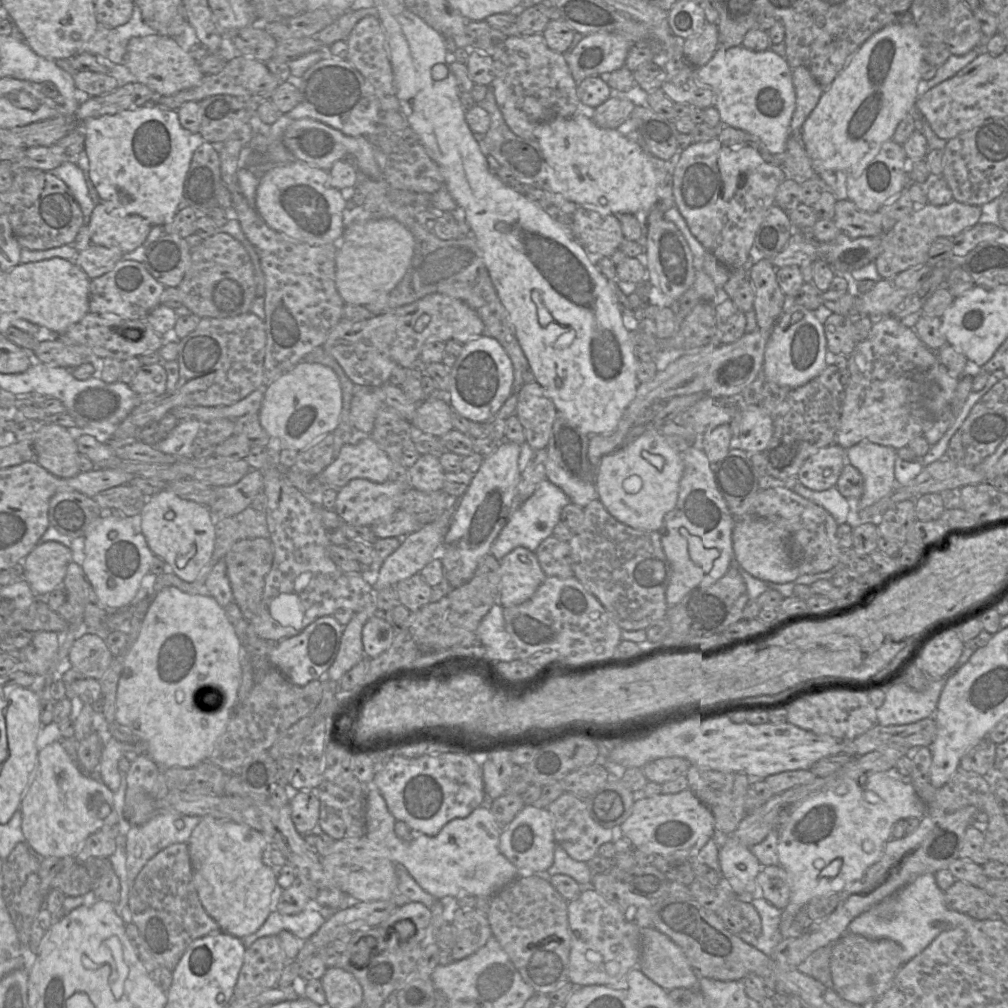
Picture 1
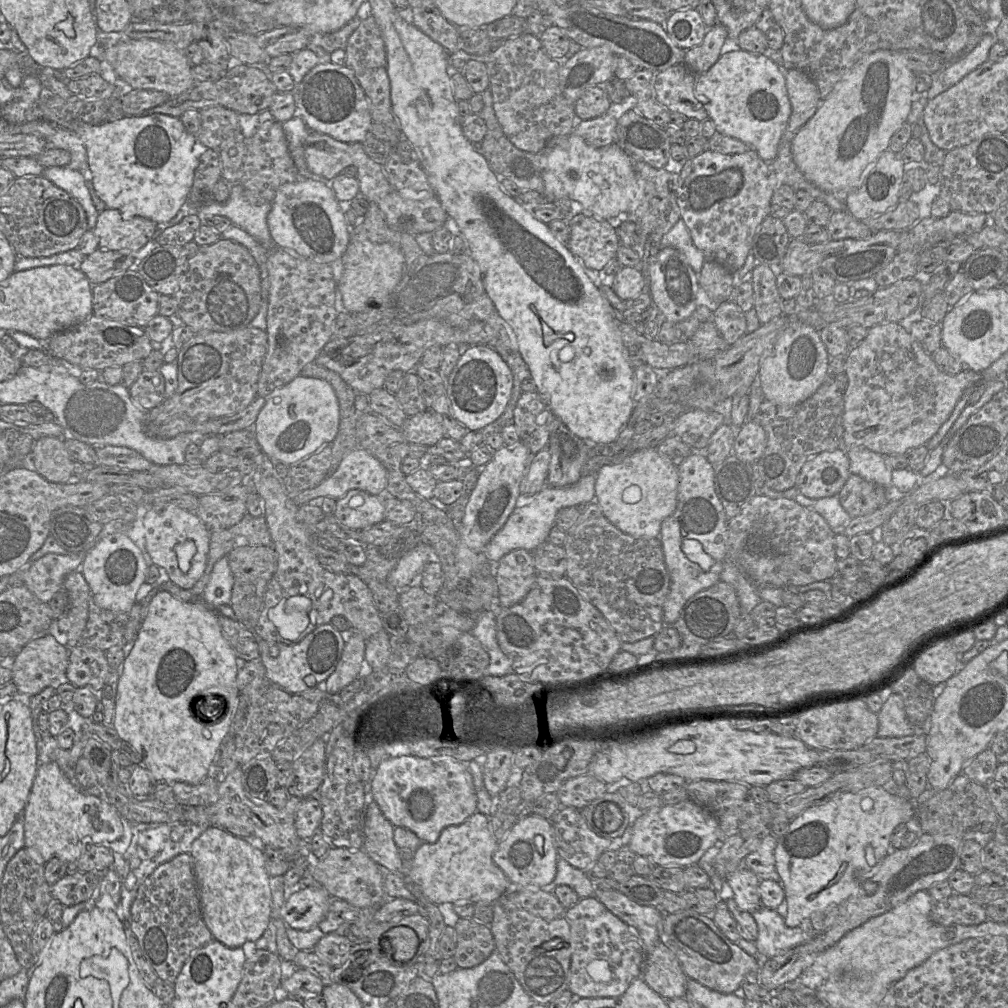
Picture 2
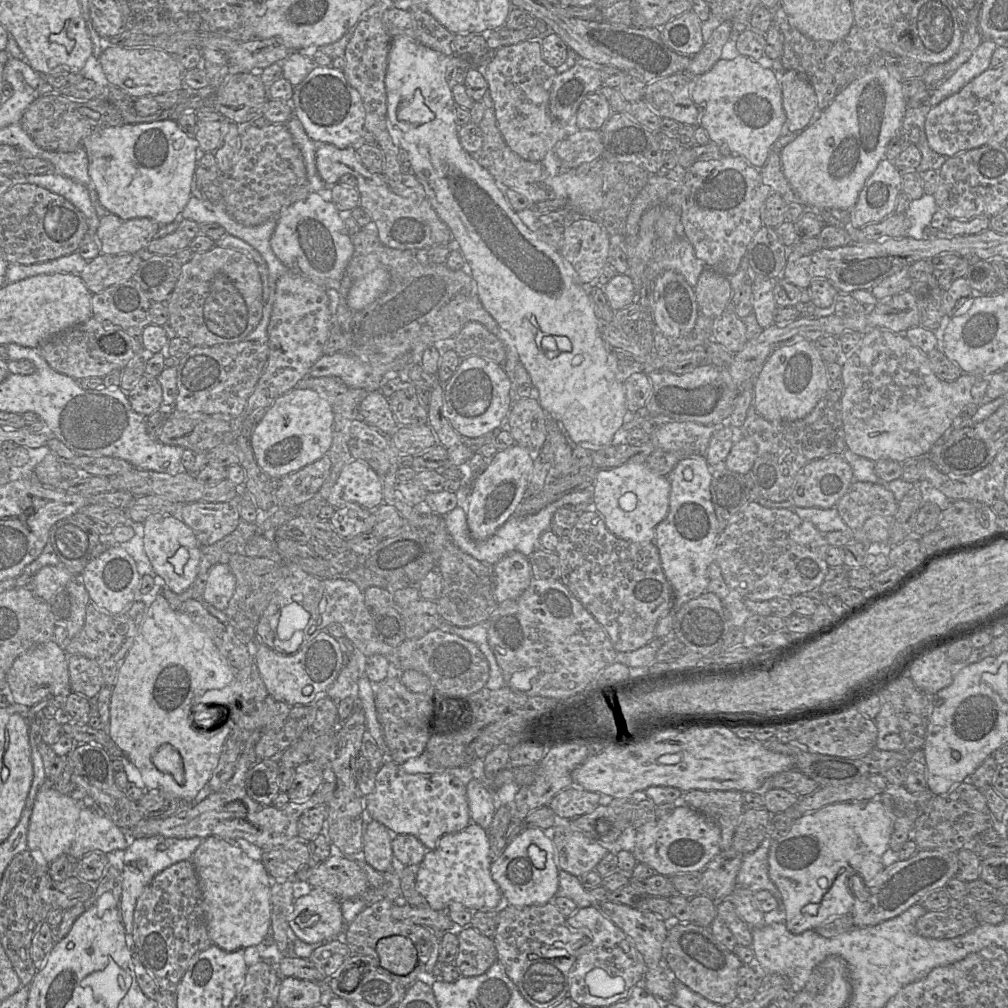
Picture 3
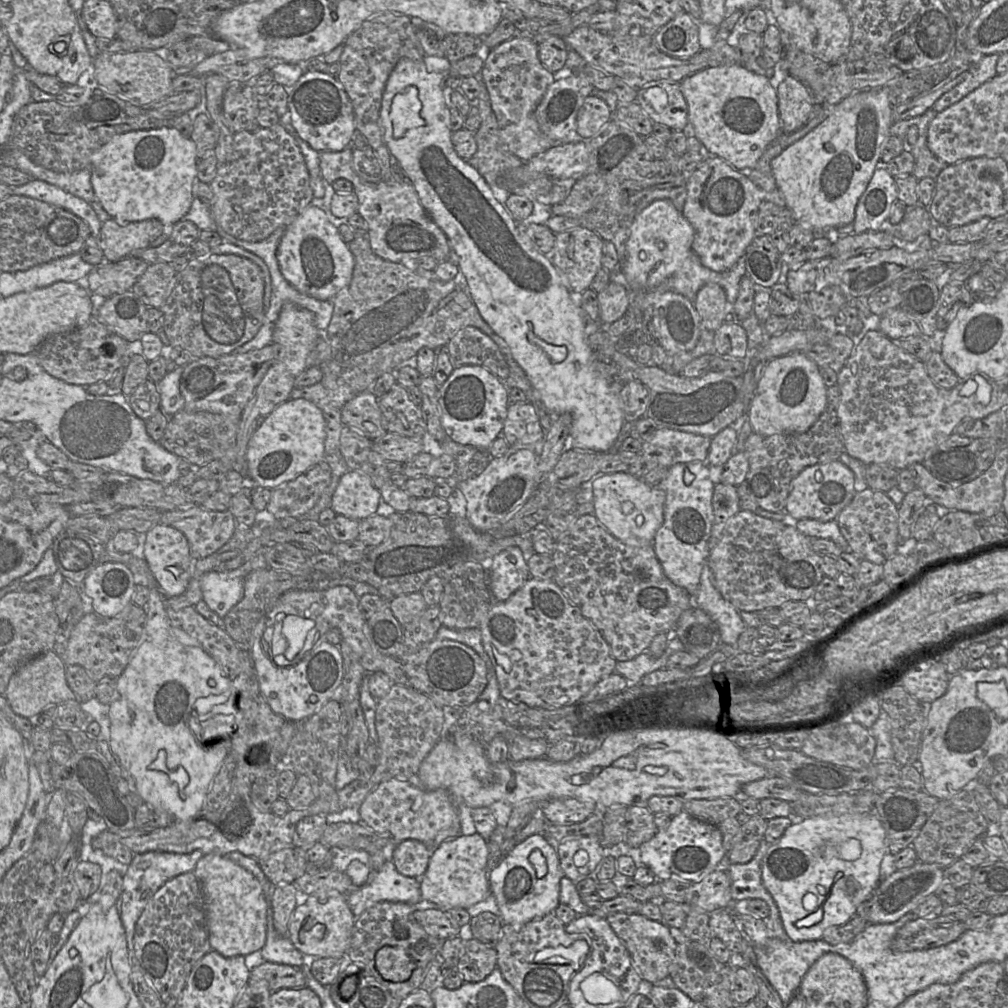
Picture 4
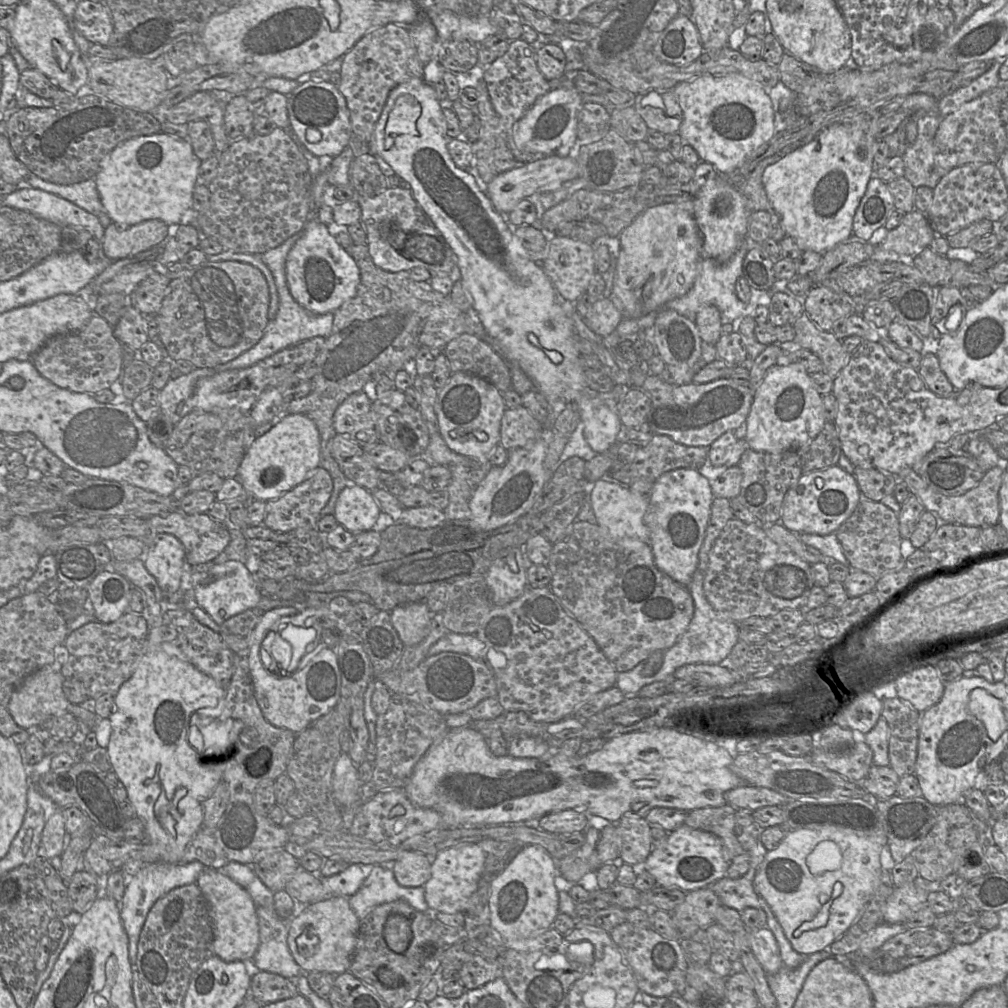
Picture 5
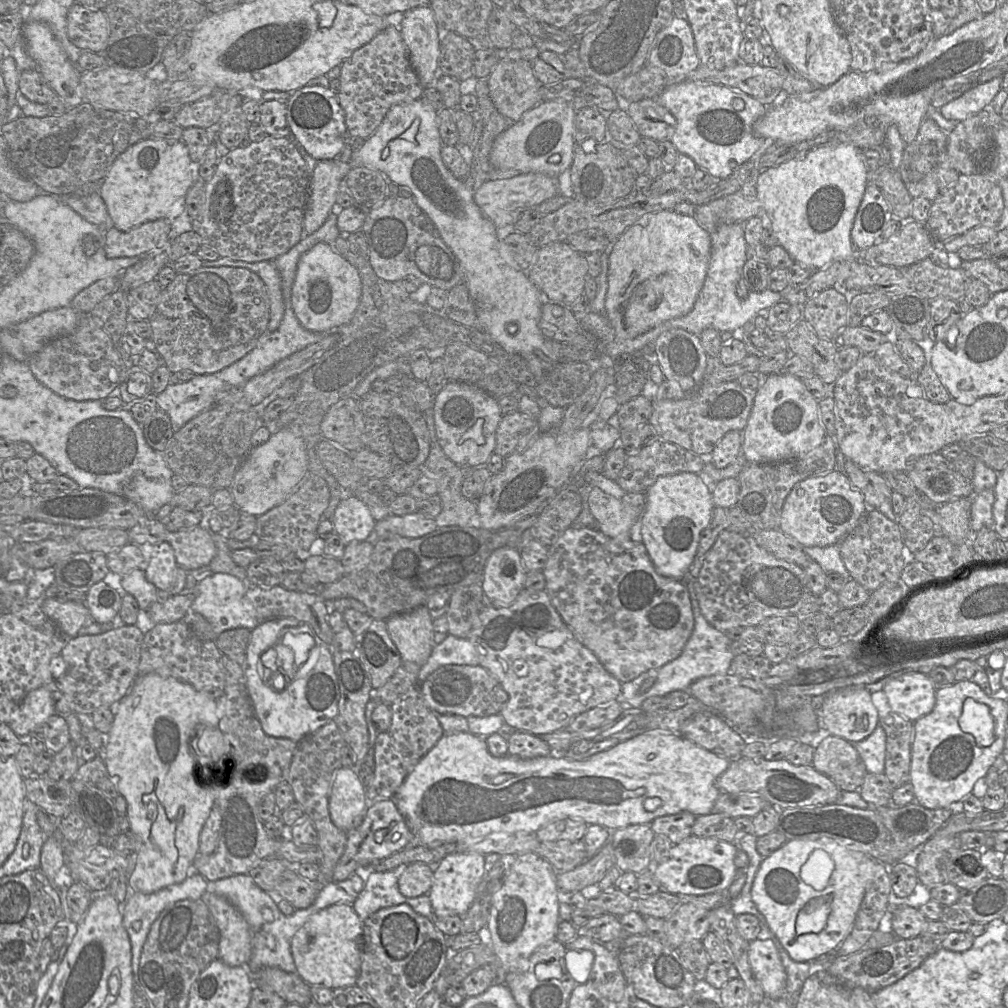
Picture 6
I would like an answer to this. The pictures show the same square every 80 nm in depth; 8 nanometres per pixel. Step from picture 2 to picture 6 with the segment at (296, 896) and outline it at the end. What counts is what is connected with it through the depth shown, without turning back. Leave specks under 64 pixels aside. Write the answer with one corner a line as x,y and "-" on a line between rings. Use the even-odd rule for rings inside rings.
335,904
312,914
291,940
297,974
310,986
323,985
332,990
357,985
362,962
363,921
352,905

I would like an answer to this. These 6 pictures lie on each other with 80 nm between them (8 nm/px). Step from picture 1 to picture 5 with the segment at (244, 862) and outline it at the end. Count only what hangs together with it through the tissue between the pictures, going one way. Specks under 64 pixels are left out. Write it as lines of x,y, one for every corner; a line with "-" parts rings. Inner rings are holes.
204,868
198,876
197,885
208,906
214,954
226,962
253,959
260,940
258,917
249,893
230,877
211,868

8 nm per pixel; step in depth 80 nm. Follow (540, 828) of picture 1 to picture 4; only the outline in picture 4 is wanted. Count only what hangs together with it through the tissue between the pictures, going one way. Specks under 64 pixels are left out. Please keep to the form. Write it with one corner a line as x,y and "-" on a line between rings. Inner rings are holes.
533,834
517,844
489,874
491,894
496,900
503,923
523,925
555,912
560,903
560,879
563,874
556,852
556,845
548,841
543,834

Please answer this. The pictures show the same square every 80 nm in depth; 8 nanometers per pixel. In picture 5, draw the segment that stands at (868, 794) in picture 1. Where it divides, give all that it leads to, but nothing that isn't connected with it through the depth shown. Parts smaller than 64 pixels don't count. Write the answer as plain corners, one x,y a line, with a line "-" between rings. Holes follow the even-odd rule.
823,826
816,830
800,829
788,832
774,850
767,852
754,879
754,889
769,905
796,952
806,957
829,949
829,946
849,929
879,883
882,847
875,838
858,836
850,830
838,829
837,826
-
823,841
833,841
839,846
842,862
836,870
815,875
810,872
806,860
815,846

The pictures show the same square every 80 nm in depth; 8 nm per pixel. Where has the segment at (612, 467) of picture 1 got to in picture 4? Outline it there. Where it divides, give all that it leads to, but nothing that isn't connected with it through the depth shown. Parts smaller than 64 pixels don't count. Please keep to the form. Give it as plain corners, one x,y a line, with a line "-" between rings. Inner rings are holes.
624,472
599,474
592,479
594,515
616,539
631,546
651,546
664,520
665,492

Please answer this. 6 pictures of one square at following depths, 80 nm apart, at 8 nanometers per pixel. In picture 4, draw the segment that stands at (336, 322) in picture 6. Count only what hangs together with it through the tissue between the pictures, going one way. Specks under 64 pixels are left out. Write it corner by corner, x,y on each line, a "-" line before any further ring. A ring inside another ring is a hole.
315,204
307,206
284,228
277,248
280,270
289,284
300,293
317,300
332,298
351,282
354,256
326,212

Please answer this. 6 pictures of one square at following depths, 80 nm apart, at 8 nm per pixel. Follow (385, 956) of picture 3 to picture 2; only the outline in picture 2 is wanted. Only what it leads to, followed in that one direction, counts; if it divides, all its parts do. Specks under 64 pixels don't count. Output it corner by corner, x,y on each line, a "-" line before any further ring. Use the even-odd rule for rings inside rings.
398,926
384,933
379,941
384,953
400,964
415,957
419,947
416,932
407,926

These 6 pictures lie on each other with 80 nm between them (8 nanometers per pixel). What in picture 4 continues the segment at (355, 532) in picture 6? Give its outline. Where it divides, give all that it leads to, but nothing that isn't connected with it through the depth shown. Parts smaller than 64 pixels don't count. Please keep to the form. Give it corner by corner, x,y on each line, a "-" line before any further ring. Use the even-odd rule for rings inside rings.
348,470
340,478
338,486
333,493
331,508
336,515
343,515
361,521
376,514
381,502
380,490
374,487
368,475
363,472

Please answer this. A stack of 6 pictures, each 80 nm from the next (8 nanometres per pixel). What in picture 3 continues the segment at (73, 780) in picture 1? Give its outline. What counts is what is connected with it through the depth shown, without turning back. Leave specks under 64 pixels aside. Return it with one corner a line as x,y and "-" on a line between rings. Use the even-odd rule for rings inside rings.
46,781
38,791
34,802
28,828
27,846
27,851
38,863
49,865
59,856
69,856
73,860
78,860
92,851
101,851
105,854
115,850
125,851
128,844
125,831
116,826
108,817
79,806
68,794
62,794
53,784

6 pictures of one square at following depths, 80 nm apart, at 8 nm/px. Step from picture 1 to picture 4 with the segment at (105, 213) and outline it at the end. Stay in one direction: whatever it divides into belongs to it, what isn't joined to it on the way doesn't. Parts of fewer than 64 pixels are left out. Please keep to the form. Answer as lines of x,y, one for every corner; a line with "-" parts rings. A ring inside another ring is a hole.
110,217
101,224
98,239
105,261
117,262
133,256
136,250
147,249
163,231
164,225
158,219
120,223

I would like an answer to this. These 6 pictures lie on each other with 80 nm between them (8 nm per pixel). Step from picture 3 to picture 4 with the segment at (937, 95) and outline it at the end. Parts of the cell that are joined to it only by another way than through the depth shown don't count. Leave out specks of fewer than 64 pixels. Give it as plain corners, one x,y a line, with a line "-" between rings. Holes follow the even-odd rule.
988,54
975,57
970,64
966,77
962,82
944,93
933,105
936,113
959,102
983,83
997,75
996,65
999,54

